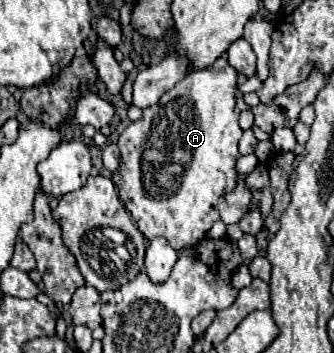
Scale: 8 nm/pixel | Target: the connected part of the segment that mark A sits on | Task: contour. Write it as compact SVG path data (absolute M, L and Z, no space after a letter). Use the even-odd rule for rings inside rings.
M223 54L223 56L219 56L209 68L205 68L205 70L193 70L193 72L189 72L187 76L185 76L185 80L181 80L181 82L177 82L175 84L175 88L171 88L169 92L165 92L163 96L161 96L161 100L155 104L155 106L149 106L149 108L145 108L143 110L143 118L141 120L137 120L137 122L131 122L123 132L121 132L121 136L119 136L119 142L117 142L117 146L119 146L119 150L121 150L121 166L119 166L119 170L117 172L113 172L113 184L117 186L117 190L119 190L119 198L121 198L121 202L125 204L125 208L129 210L129 214L133 216L133 220L137 222L137 226L139 226L139 230L149 238L149 240L153 240L153 238L157 238L157 236L161 236L161 238L165 238L173 248L187 248L187 246L193 246L195 242L201 242L203 238L205 238L205 232L213 226L213 222L217 222L219 220L219 212L217 212L217 200L219 200L219 196L223 196L225 192L231 192L233 190L233 184L237 182L237 170L235 170L235 162L237 162L237 158L241 156L239 154L239 150L237 150L237 142L239 142L239 138L241 138L241 134L243 134L243 130L239 128L239 124L237 124L237 120L239 120L239 108L235 106L235 92L237 92L237 70L235 68L231 68L229 66L229 62L227 62L227 54ZM145 152L151 152L151 162L149 162L149 166L157 166L157 162L153 162L153 156L157 156L155 152L161 152L161 160L165 160L165 162L161 162L161 164L169 164L169 168L167 168L167 176L169 176L169 182L171 182L171 192L161 192L161 196L151 196L149 192L149 186L157 186L157 182L153 184L153 176L149 174L149 172L145 172L145 186L143 186L143 168L141 168L141 156L145 156Z

